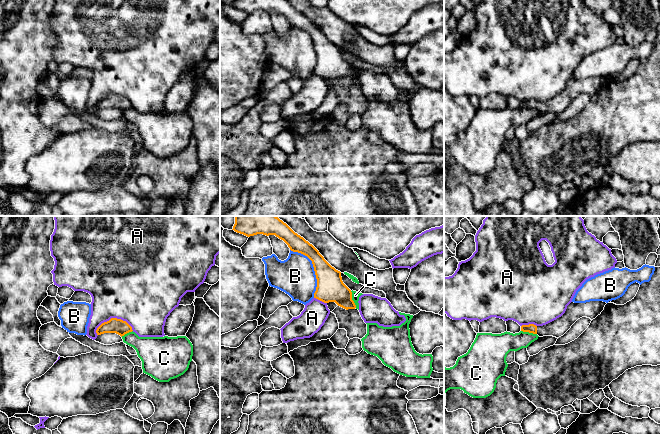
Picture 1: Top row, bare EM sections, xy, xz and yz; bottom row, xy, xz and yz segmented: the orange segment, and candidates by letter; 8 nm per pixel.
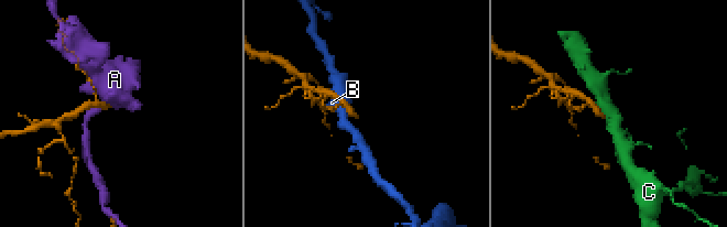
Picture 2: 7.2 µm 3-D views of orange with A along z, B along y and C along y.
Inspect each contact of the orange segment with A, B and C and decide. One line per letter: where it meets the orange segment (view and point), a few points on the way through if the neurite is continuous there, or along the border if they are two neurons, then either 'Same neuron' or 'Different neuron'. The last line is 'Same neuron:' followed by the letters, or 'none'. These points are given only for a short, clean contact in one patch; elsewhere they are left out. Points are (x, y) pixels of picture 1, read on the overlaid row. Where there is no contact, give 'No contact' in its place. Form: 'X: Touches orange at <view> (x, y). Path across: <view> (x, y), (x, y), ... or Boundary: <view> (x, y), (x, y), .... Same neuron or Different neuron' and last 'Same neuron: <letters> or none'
A: Touches orange at xy (113, 318). Different neuron
B: Touches orange at xz (314, 269). Different neuron
C: Touches orange at xz (351, 299). Boundary: xz (350, 291), (351, 298), (356, 307). Different neuron
Same neuron: none

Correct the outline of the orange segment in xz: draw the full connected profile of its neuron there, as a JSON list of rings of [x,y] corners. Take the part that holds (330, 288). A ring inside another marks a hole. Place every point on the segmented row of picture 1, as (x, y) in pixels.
[[[234,216],[235,224],[233,229],[235,232],[243,234],[247,237],[257,234],[266,236],[275,235],[283,240],[291,251],[301,253],[307,256],[313,264],[317,287],[314,293],[314,298],[324,302],[335,302],[338,306],[332,311],[336,315],[339,323],[339,329],[347,331],[347,337],[350,339],[362,339],[367,334],[367,324],[362,319],[359,310],[356,308],[352,300],[351,290],[343,283],[341,272],[332,267],[319,251],[303,237],[295,233],[286,223],[280,220],[277,216]]]

